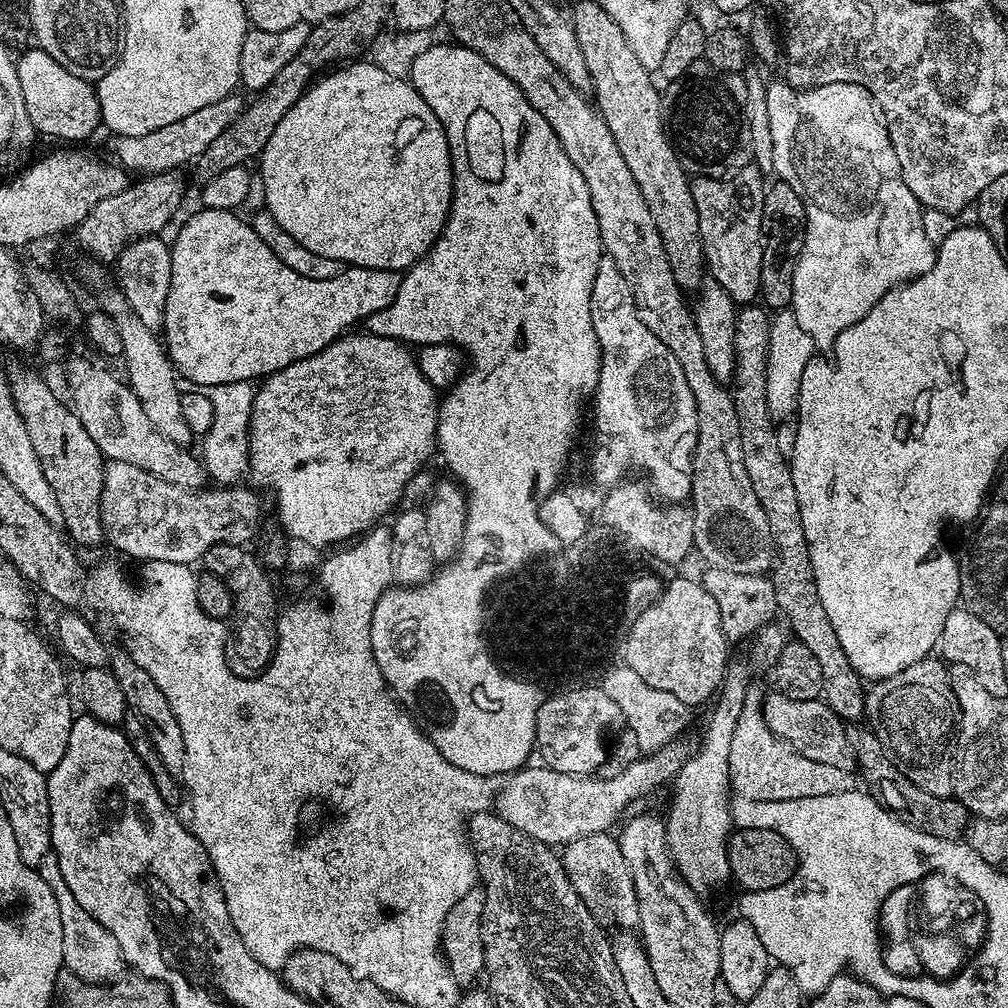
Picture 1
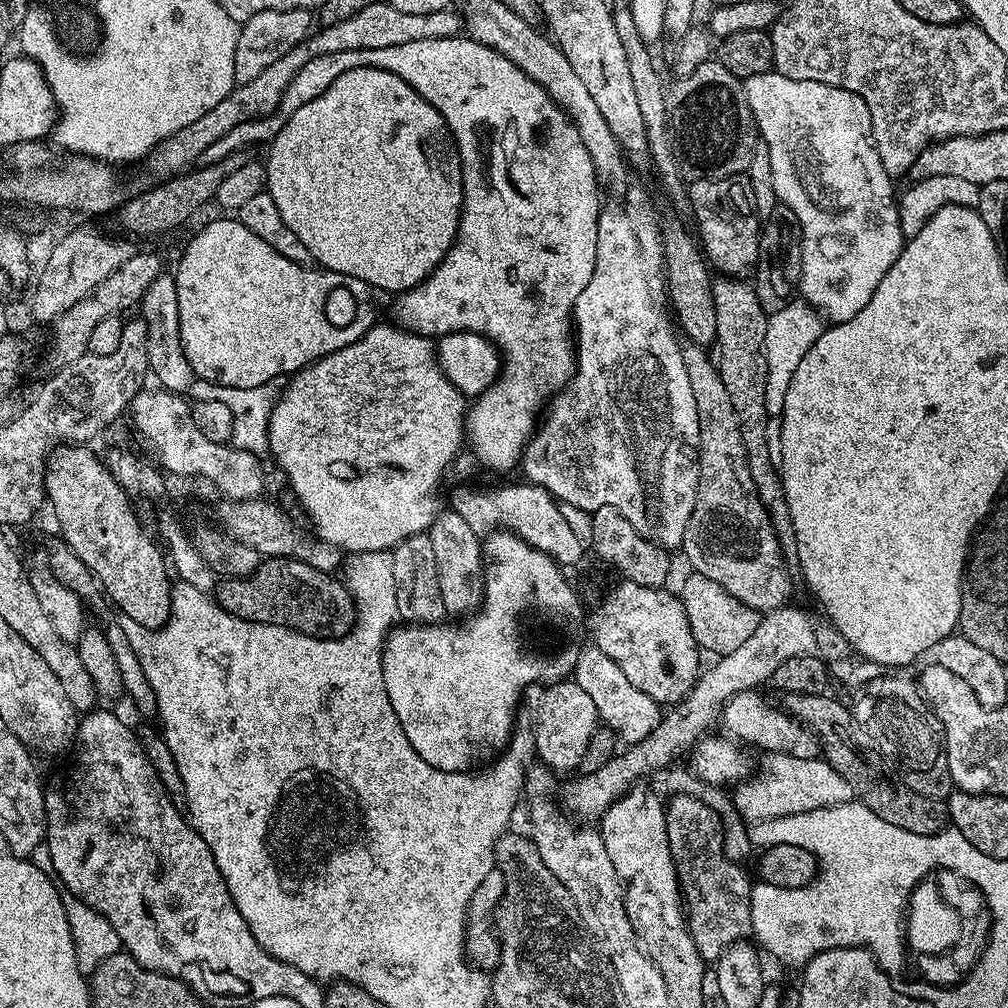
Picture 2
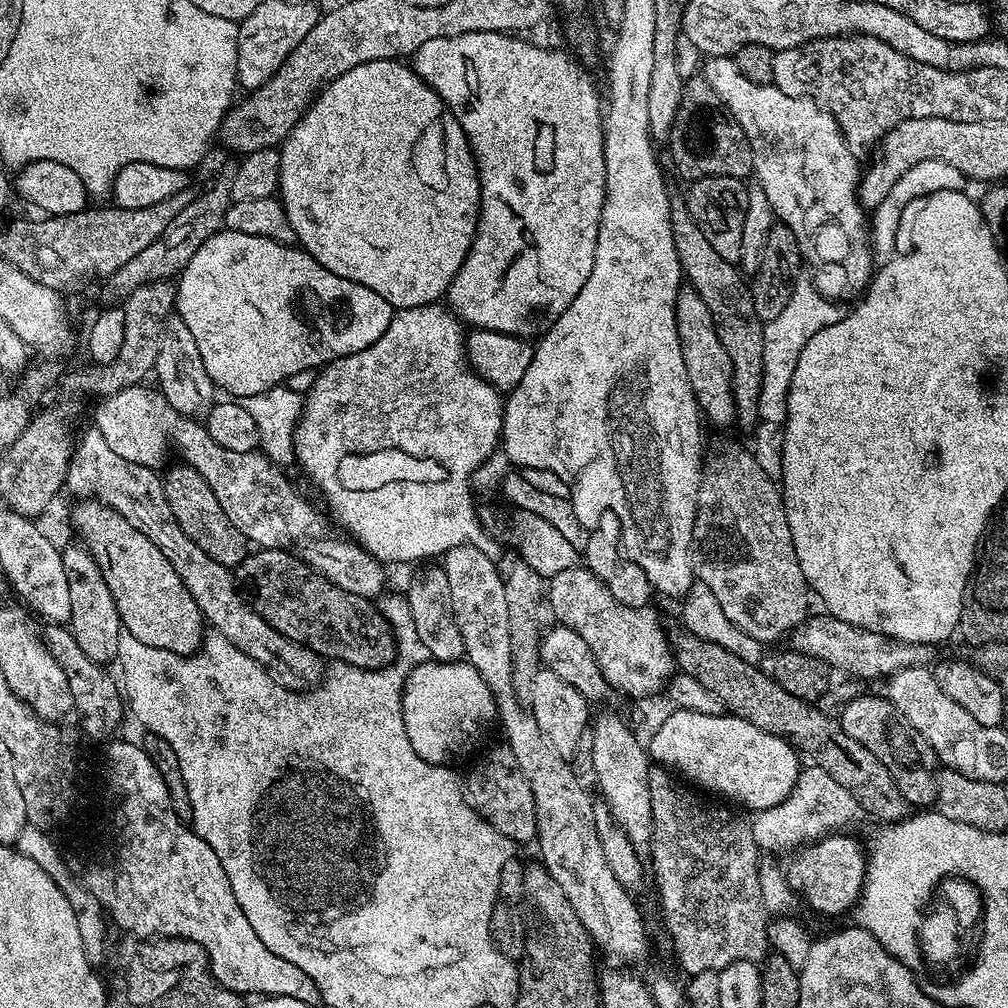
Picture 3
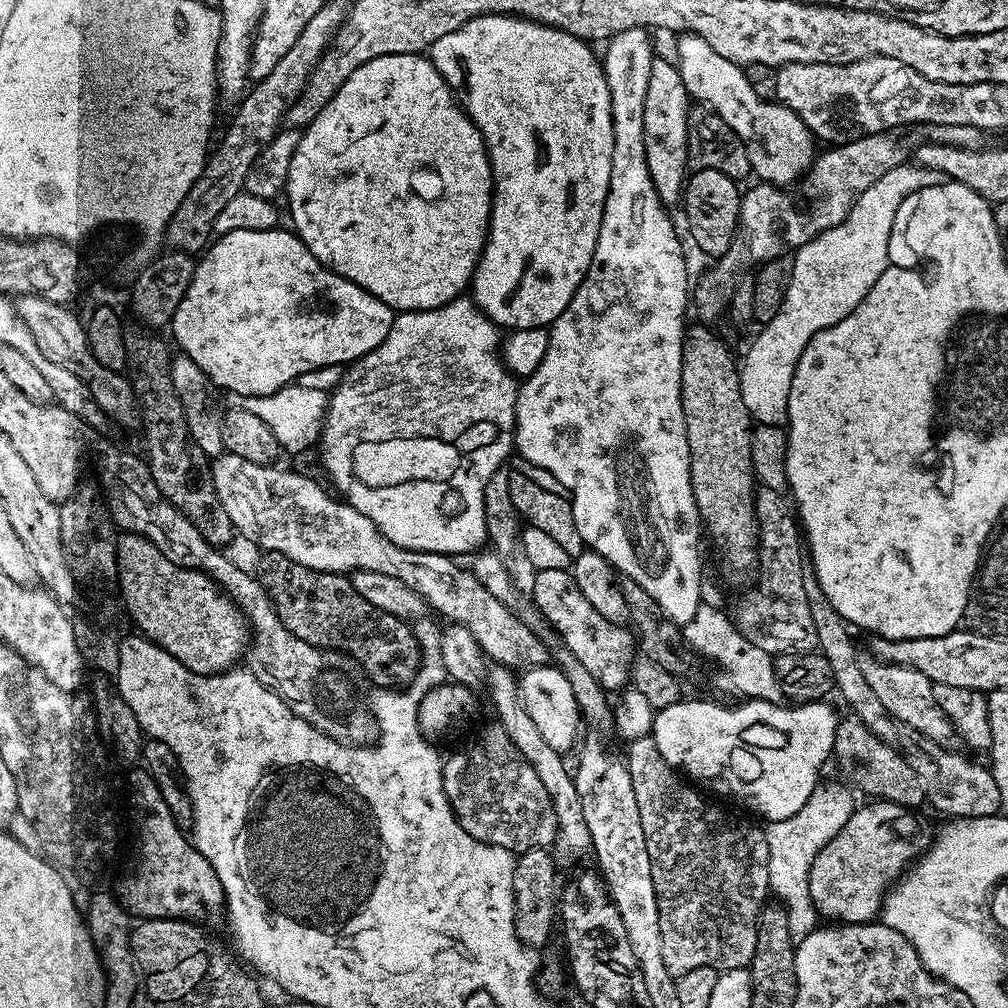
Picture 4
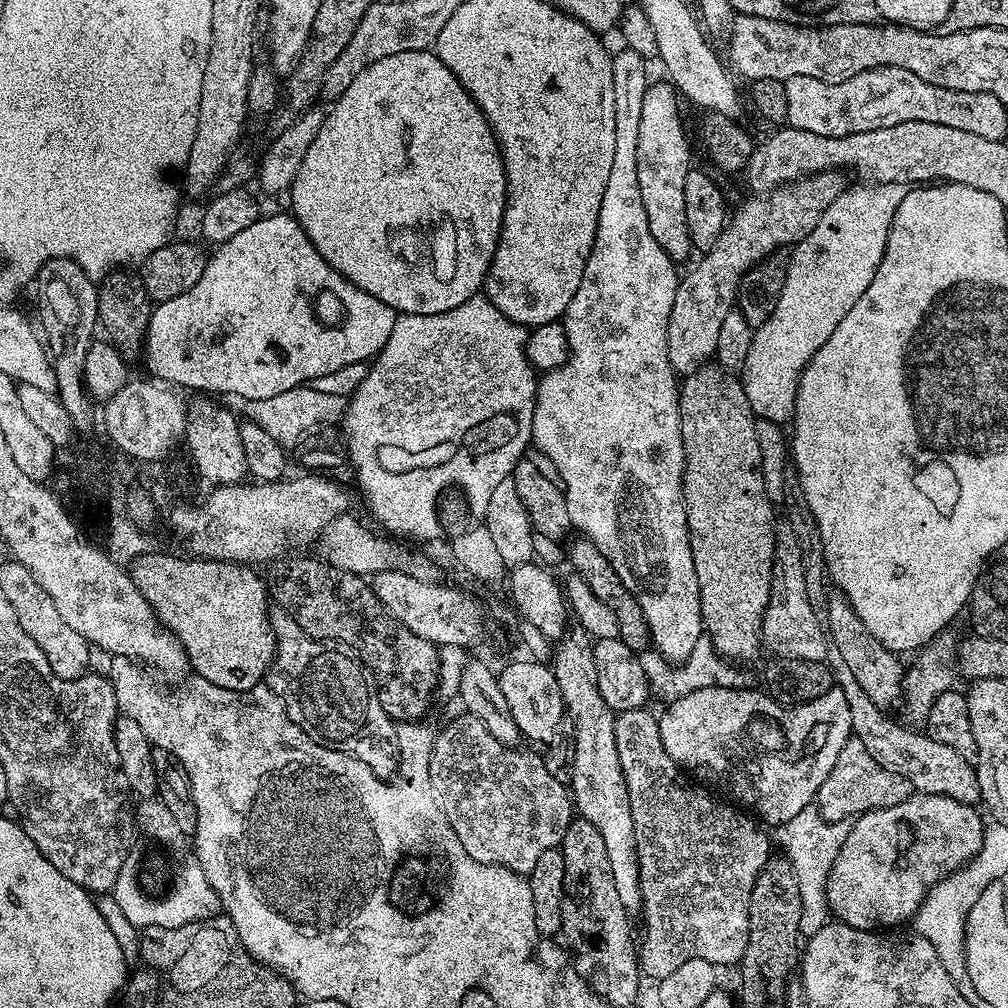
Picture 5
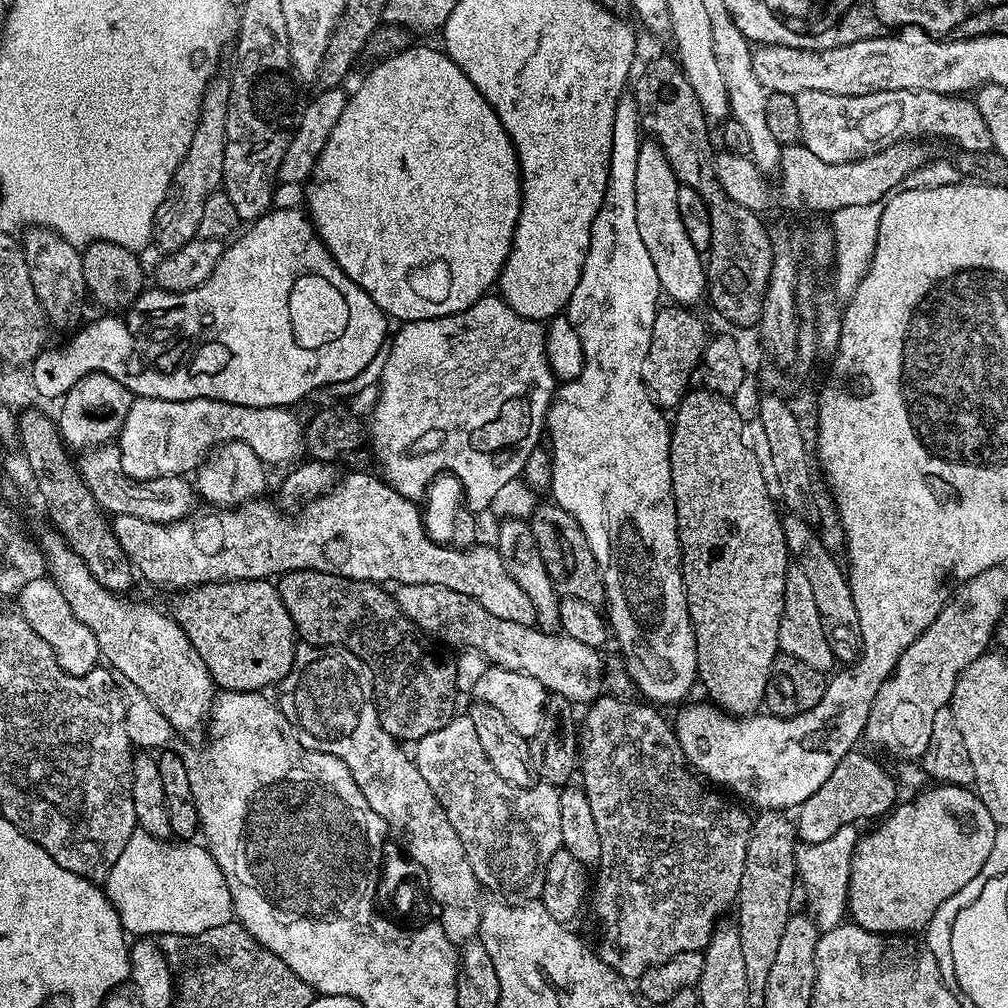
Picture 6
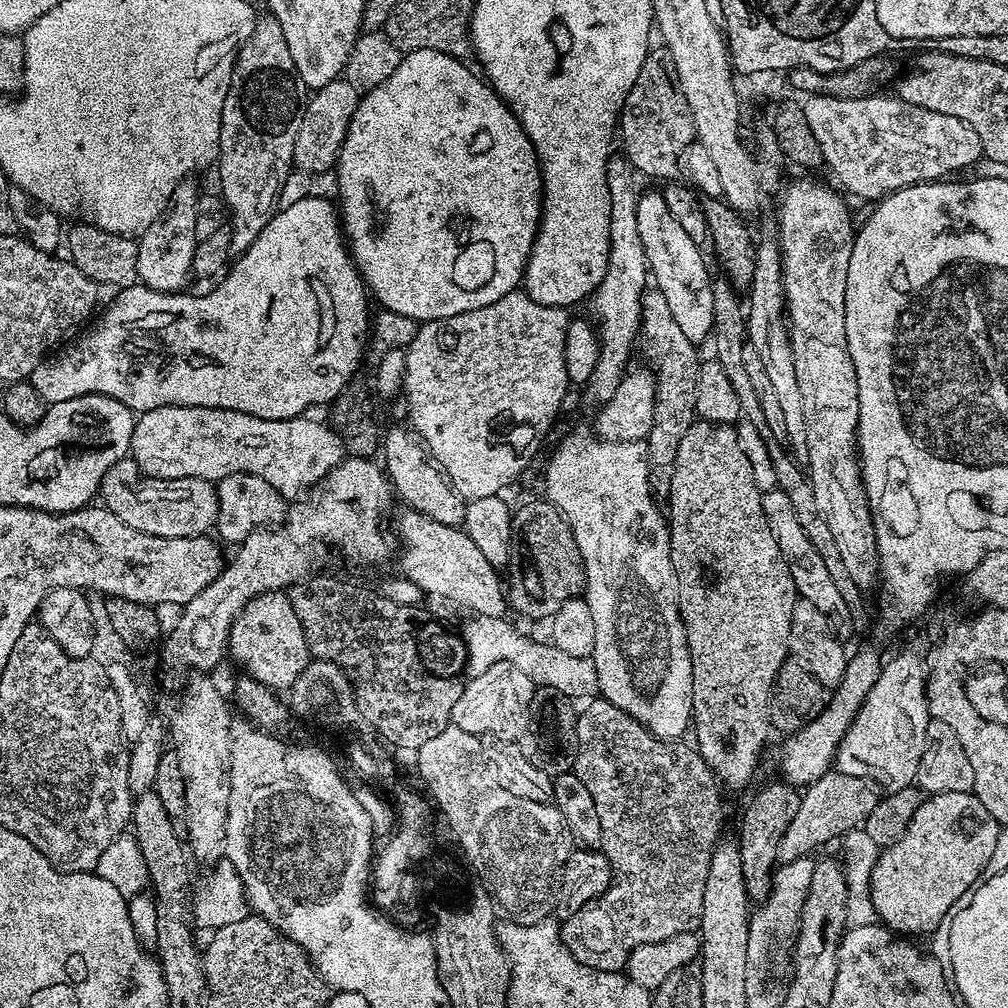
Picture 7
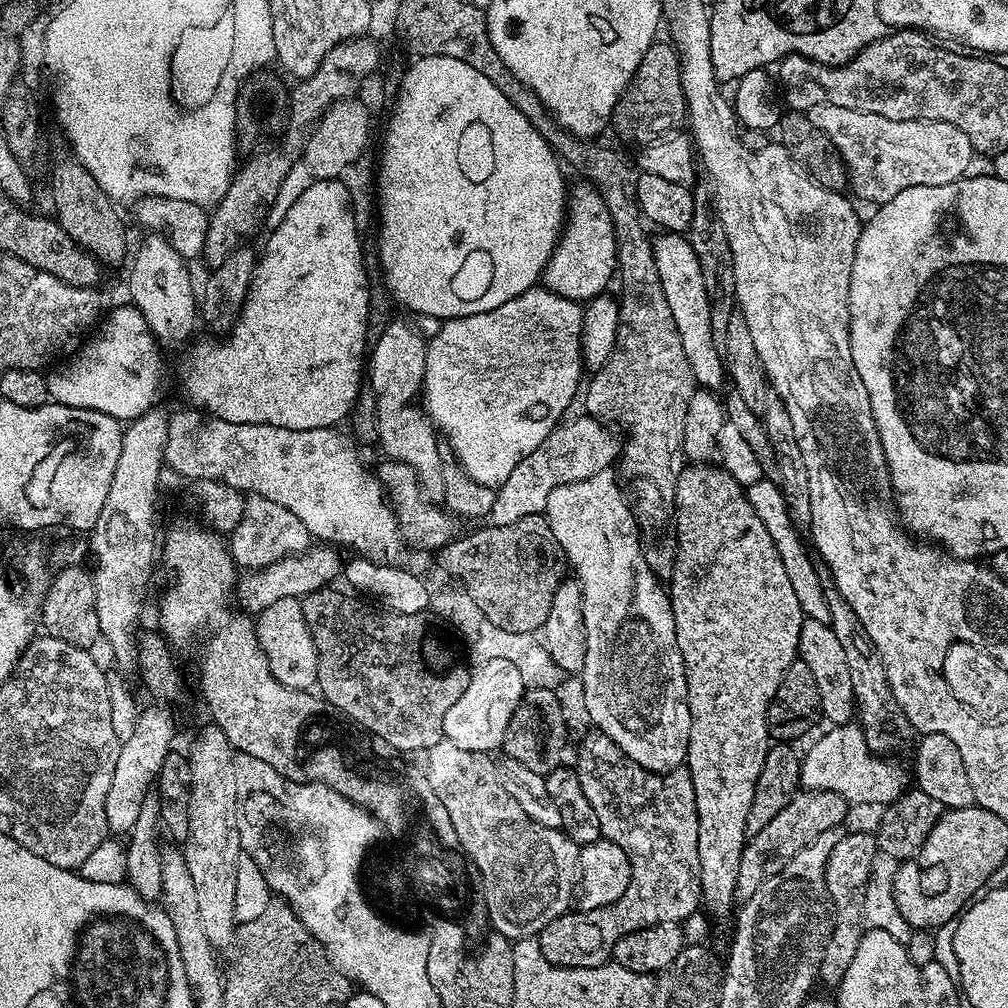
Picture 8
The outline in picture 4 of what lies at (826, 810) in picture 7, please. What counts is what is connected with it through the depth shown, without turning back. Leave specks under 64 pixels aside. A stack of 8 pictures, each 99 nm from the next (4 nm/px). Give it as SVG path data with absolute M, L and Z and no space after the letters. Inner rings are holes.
M853 714L846 715L844 721L839 721L836 724L836 746L834 749L834 760L844 767L844 772L853 780L853 785L860 784L860 788L864 792L869 792L869 797L879 798L882 800L889 800L895 804L901 804L903 808L910 808L913 810L919 809L919 804L925 803L924 786L921 784L919 777L916 776L915 771L909 766L907 761L901 755L901 753L890 745L886 745L884 748L880 748L883 741L876 744L879 737L872 740L875 734L871 732L863 724L863 722Z

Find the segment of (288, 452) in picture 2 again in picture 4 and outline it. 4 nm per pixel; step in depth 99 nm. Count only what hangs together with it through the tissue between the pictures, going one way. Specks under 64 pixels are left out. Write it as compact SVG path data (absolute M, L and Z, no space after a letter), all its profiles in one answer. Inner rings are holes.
M461 294L449 304L437 308L393 315L390 334L386 334L386 338L382 338L382 342L374 346L370 354L347 365L345 372L348 373L337 382L336 389L331 389L328 397L328 415L318 441L324 468L332 479L331 487L346 503L354 506L358 514L366 514L366 518L370 518L370 522L374 522L374 526L378 526L378 530L382 530L382 534L386 534L386 538L394 542L394 546L402 546L406 550L441 552L443 556L453 558L461 558L460 556L464 555L467 557L485 547L488 534L486 516L483 514L483 490L491 475L505 467L504 459L513 455L516 442L518 380L502 363L501 343L502 332L498 325L489 316L485 316L471 298Z

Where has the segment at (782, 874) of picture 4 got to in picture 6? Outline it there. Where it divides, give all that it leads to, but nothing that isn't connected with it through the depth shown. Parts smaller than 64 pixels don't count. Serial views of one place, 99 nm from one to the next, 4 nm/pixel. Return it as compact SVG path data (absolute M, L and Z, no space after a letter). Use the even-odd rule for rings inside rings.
M847 824L826 838L826 842L804 844L796 850L796 870L799 883L809 892L808 904L812 921L821 932L829 932L845 923L848 916L848 887L850 886L850 866L856 849L858 828ZM857 831L857 832L856 832Z

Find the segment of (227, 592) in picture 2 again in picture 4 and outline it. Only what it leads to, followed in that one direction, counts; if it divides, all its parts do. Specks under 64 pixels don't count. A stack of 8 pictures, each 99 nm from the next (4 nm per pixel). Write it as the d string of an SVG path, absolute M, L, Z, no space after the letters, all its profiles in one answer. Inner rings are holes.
M264 552L261 555L258 579L278 614L282 618L282 626L294 634L294 638L302 638L302 642L310 642L310 646L334 648L351 656L361 669L373 680L376 688L394 688L397 690L407 686L420 664L420 646L412 633L412 624L400 620L394 614L386 614L386 610L378 610L371 602L366 602L358 590L354 590L351 579L338 572L319 572L310 566L302 566L302 562L294 562L294 558L286 558L286 554Z

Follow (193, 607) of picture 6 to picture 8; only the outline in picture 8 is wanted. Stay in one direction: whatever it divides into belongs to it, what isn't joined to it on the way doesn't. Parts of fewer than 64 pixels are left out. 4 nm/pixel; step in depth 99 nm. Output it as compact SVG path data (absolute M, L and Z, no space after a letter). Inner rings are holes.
M294 596L278 598L274 606L266 606L266 610L255 617L254 623L258 642L266 654L266 662L270 662L274 678L278 678L282 686L290 686L294 690L311 689L316 684L318 654L314 650L314 638L310 638L300 600Z

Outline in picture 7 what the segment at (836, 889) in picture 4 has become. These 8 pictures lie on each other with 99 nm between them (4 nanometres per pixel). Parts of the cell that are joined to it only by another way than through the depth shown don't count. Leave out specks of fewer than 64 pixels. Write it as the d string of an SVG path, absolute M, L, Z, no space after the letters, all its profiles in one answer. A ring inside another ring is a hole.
M972 792L924 798L914 811L913 820L905 833L876 857L869 888L879 923L897 934L907 934L912 938L923 932L935 933L942 918L946 918L946 910L950 910L950 906L966 894L966 890L977 881L977 873L985 869L985 861L991 856L996 841L996 823L990 810L986 810L986 806L982 806L980 799Z

